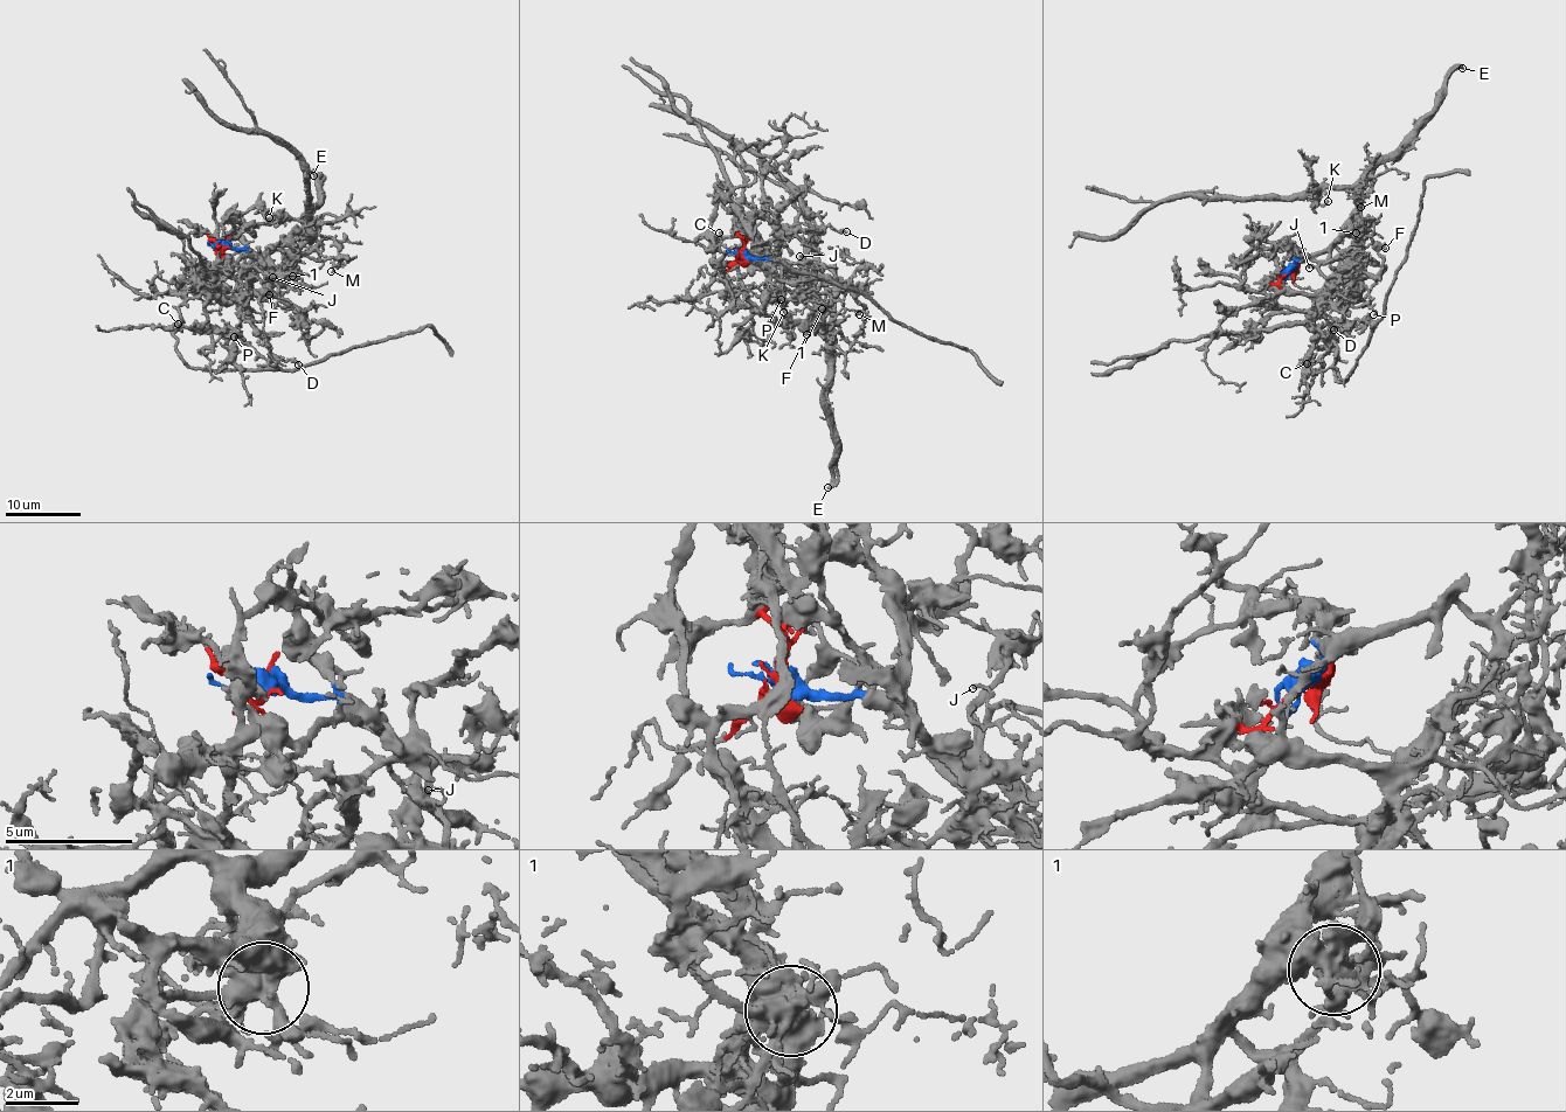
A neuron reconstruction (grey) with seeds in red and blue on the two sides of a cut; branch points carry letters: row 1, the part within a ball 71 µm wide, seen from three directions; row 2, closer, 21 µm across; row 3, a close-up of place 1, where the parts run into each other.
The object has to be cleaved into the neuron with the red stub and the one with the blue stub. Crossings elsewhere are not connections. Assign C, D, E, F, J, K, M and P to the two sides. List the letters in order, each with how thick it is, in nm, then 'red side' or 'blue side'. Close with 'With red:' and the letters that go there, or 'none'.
C: 140 nm | red side
D: 130 nm | red side
E: 340 nm | blue side
F: 280 nm | blue side
J: 110 nm | blue side
K: 130 nm | blue side
M: 80 nm | blue side
P: 80 nm | red side
With red: C, D, P

